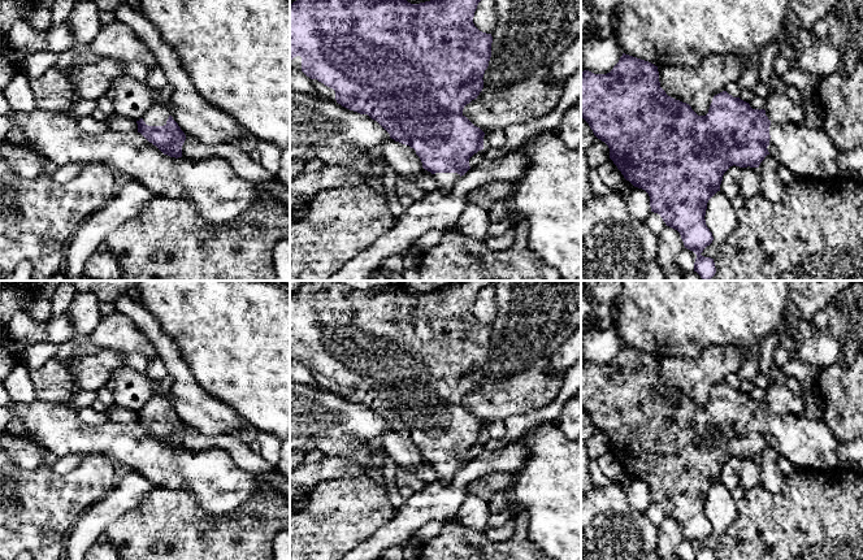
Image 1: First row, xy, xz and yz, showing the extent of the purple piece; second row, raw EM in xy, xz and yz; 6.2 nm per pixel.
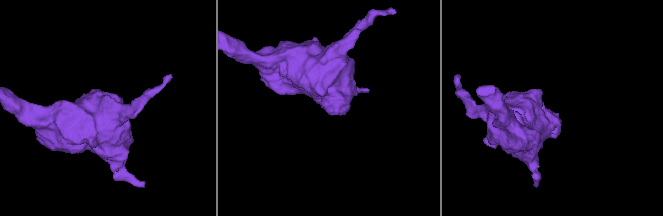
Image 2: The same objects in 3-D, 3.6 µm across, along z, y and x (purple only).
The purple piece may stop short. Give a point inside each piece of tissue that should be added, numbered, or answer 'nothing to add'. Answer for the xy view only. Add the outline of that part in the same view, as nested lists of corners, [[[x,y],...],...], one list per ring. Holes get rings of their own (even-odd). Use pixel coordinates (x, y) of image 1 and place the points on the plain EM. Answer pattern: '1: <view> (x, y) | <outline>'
1: xy (157, 407) | [[[157,394],[143,407],[143,412],[148,417],[164,417],[169,409],[170,404],[164,394]]]

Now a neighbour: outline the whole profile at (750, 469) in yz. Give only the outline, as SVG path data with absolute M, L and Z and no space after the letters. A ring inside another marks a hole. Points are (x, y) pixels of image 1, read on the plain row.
M742 459L740 469L740 486L746 491L760 485L760 465L758 459Z

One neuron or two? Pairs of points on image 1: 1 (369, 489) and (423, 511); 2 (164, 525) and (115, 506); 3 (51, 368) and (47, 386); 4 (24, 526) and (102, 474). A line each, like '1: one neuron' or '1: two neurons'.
1: two neurons
2: two neurons
3: one neuron
4: one neuron

